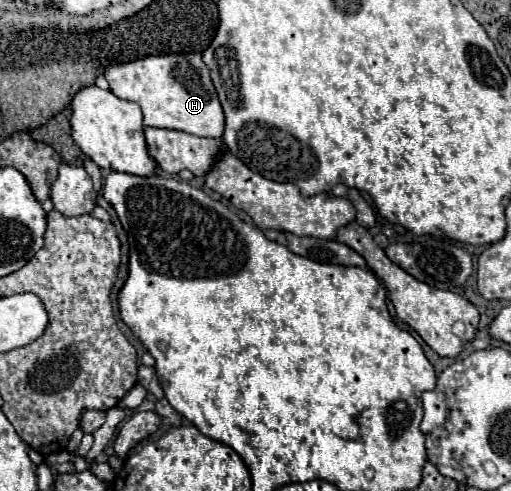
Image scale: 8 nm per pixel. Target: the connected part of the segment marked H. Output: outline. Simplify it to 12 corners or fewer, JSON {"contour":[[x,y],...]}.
{"contour":[[201,54],[105,68],[143,126],[221,138],[225,116]]}

